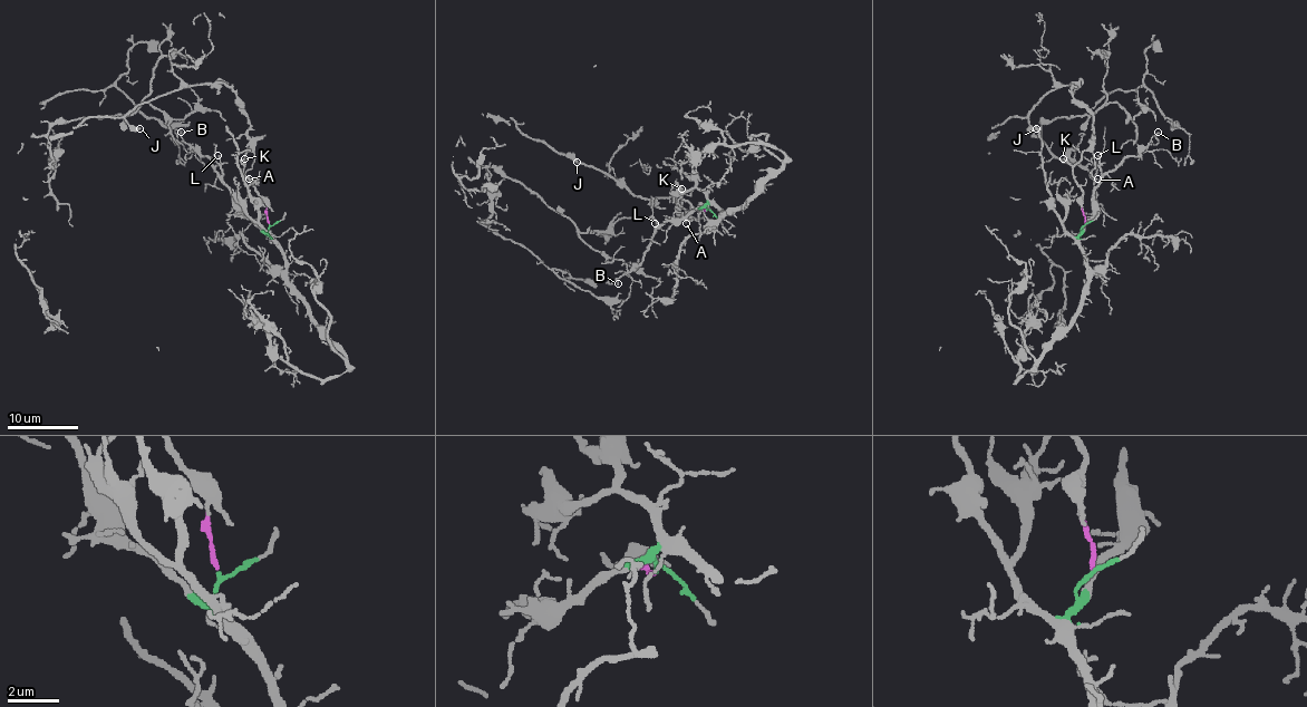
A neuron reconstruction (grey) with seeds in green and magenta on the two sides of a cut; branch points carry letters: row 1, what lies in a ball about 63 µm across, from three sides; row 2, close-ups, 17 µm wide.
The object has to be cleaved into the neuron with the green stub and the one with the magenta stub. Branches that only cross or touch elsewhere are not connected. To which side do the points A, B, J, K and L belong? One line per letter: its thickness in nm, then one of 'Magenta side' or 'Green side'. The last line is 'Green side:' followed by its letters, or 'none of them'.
A: Thickness 110 nm. Magenta side
B: Thickness 110 nm. Green side
J: Thickness 300 nm. Magenta side
K: Thickness 180 nm. Magenta side
L: Thickness 110 nm. Green side
Green side: B, L

